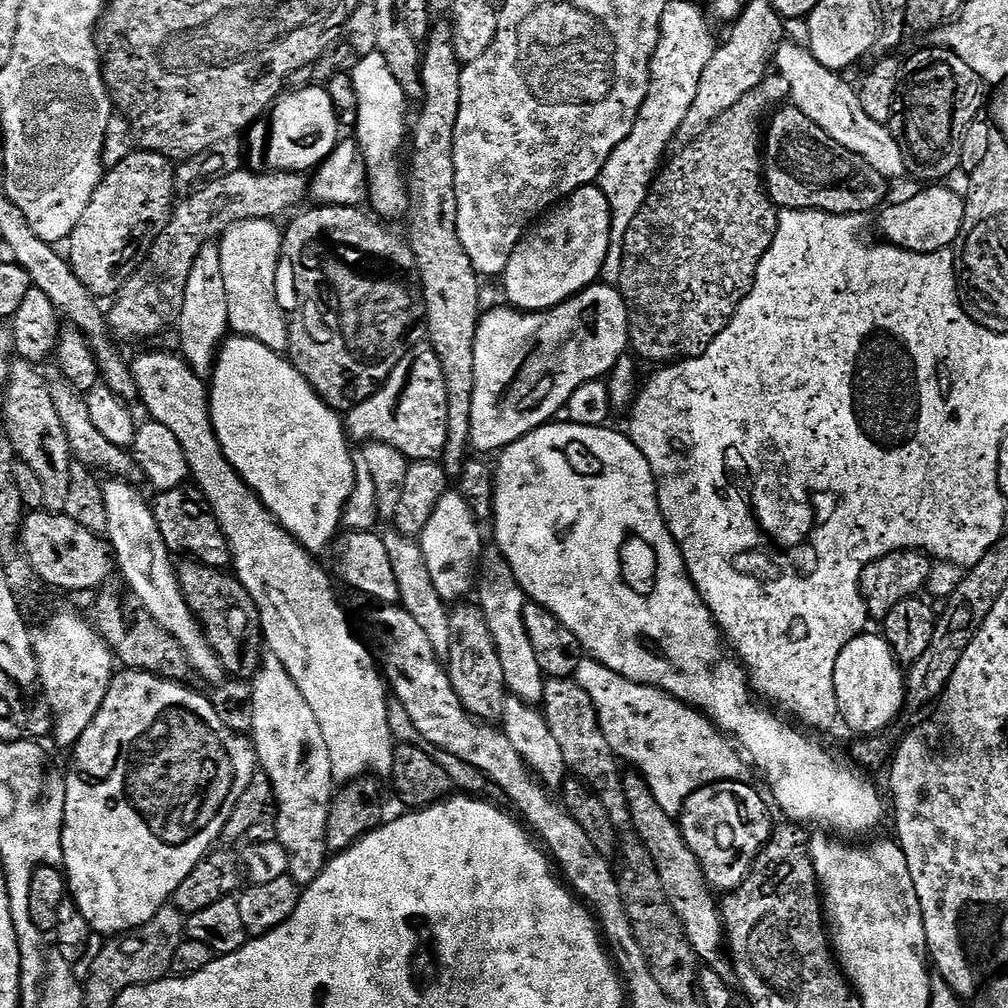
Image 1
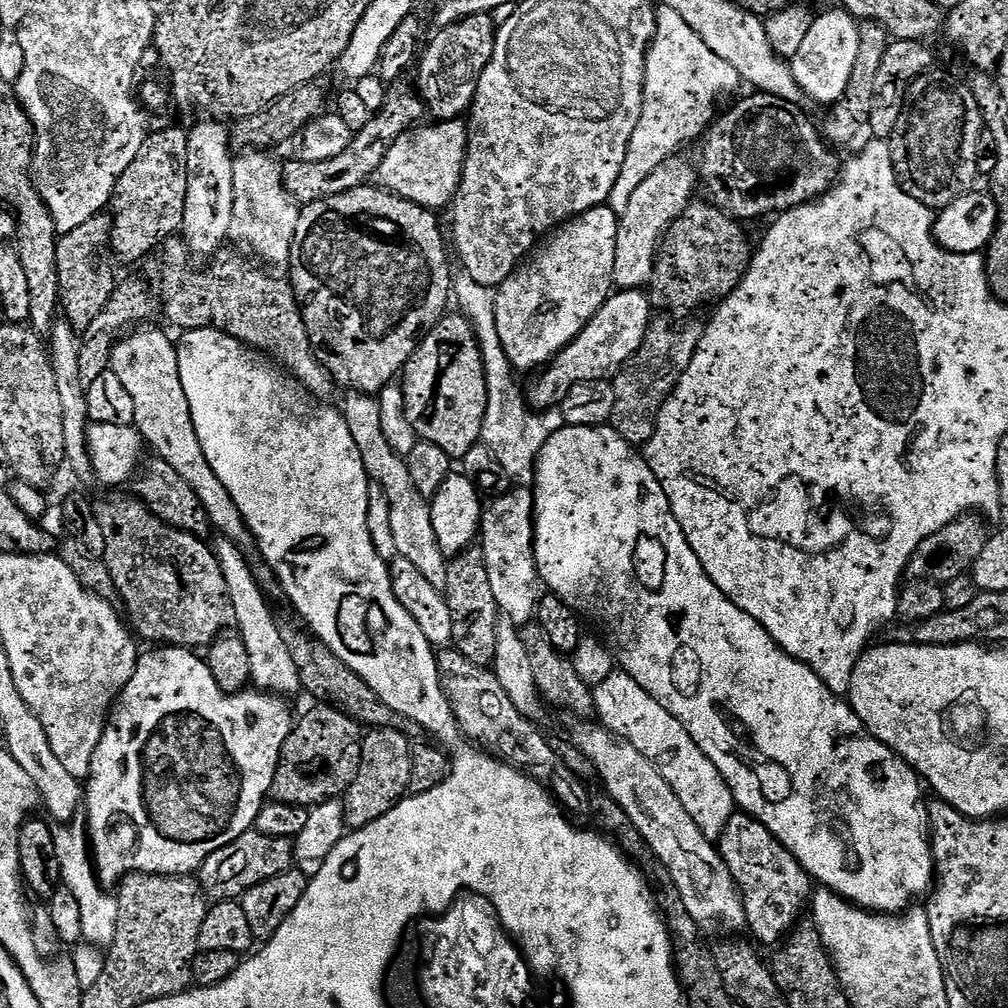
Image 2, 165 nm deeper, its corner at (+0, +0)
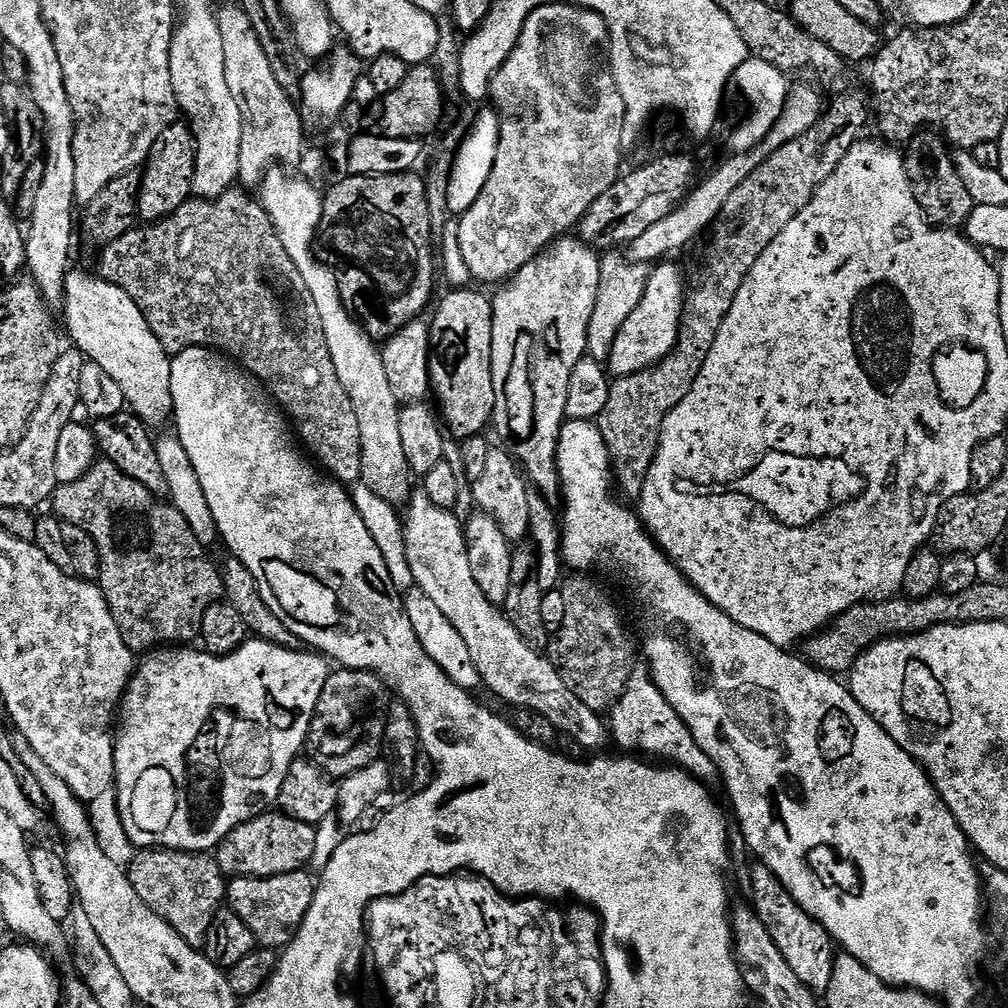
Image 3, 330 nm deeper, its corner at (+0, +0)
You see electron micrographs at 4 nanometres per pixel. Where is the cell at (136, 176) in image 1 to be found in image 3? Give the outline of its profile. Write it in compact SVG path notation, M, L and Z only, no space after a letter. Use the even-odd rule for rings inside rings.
M177 122L168 125L148 151L148 159L142 168L138 212L148 222L155 222L169 216L193 195L192 183L195 170L195 142L189 125Z

